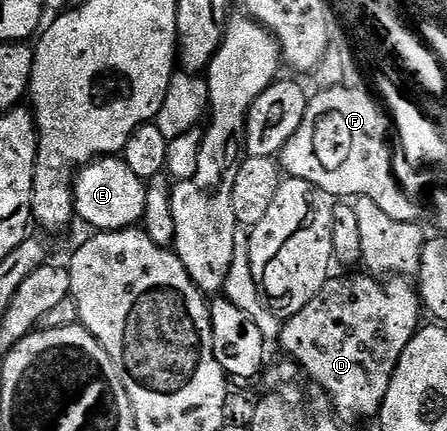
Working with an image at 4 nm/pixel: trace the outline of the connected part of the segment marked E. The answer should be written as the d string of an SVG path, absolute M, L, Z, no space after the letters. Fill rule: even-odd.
M99 157L77 172L72 184L74 189L74 213L95 232L122 231L125 227L141 224L146 200L146 183L132 169L128 169L121 157Z

